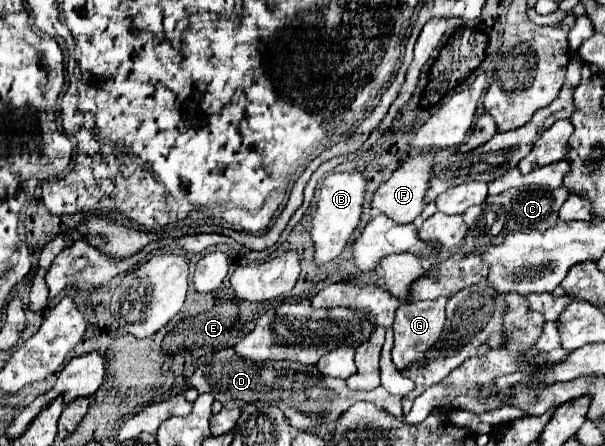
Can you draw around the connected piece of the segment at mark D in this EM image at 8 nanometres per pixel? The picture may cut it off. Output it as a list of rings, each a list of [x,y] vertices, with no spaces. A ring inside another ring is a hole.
[[[221,349],[213,353],[207,363],[199,365],[195,373],[187,377],[187,387],[197,389],[199,393],[211,393],[223,403],[223,407],[241,407],[243,403],[253,401],[273,401],[285,413],[293,429],[313,429],[323,423],[333,427],[339,415],[357,401],[375,403],[375,407],[381,407],[397,419],[403,419],[401,397],[391,395],[381,385],[373,391],[353,391],[347,387],[345,379],[321,375],[315,365],[303,365],[297,361],[255,363],[235,355],[231,349]]]

